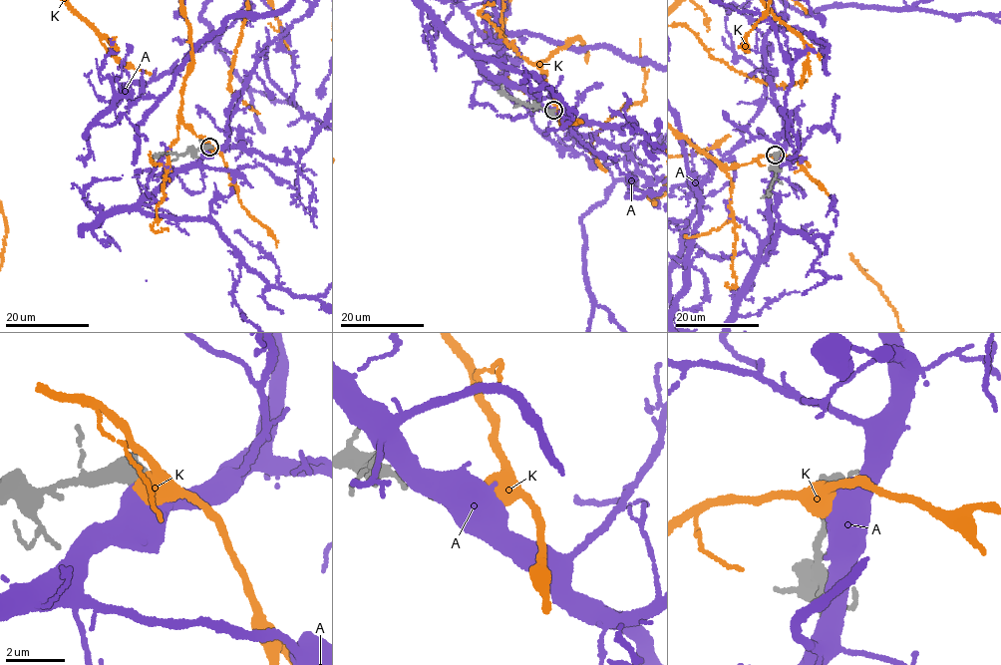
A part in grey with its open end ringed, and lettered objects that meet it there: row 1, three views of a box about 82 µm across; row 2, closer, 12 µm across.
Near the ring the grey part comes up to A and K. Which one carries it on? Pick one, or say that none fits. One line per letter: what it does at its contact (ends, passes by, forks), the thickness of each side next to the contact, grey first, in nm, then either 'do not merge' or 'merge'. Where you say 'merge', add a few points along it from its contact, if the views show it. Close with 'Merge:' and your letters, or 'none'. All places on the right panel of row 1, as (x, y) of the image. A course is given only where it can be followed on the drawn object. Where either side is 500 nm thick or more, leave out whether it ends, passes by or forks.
A: 800 nm thick on the grey side, 800 nm on the other; do not merge
K: 500 nm thick on the grey side, 650 nm on the other; do not merge
Merge: none

